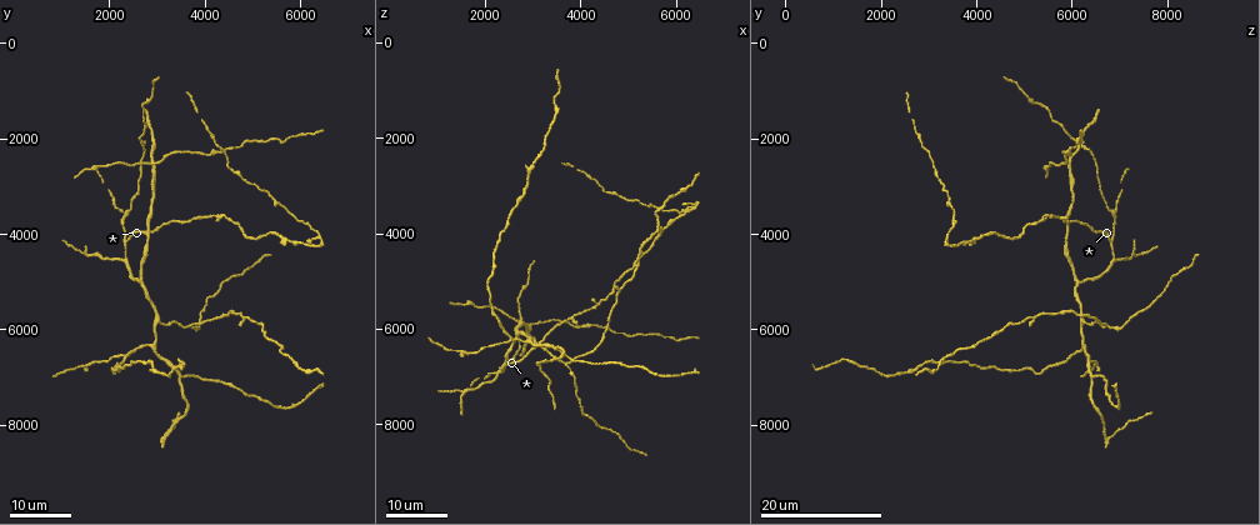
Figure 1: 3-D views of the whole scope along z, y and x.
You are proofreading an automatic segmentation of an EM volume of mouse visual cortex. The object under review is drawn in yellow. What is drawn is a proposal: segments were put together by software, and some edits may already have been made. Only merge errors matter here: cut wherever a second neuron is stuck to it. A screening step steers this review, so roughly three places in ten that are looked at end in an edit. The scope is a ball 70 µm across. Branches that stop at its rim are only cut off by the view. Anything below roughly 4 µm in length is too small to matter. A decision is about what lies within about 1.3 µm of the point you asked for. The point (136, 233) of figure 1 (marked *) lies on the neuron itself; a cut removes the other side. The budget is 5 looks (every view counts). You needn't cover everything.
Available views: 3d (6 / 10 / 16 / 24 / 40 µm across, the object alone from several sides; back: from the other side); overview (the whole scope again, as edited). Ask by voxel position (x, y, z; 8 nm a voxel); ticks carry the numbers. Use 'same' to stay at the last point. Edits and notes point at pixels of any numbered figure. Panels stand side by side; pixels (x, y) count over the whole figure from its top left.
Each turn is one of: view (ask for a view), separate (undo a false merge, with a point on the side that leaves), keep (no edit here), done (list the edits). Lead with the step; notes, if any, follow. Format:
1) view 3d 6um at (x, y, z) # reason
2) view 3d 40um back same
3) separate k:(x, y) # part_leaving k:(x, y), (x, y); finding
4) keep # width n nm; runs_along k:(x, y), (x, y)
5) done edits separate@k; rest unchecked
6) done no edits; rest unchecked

view 3d 16um at (4400, 3600, 5450) # three arms meet

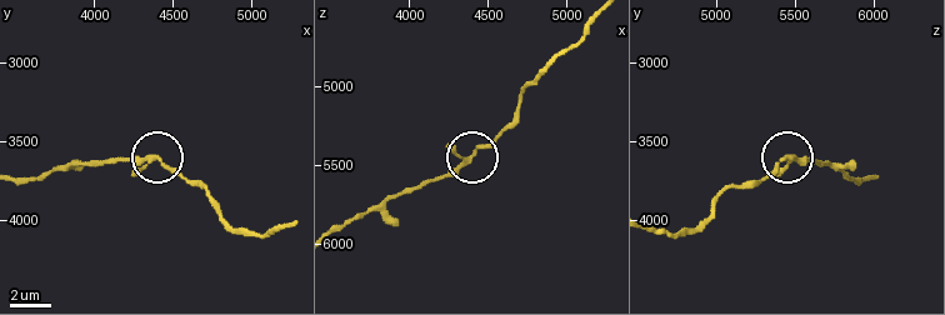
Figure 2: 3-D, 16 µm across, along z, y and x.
view 3d 6um at (4400, 3600, 5440)

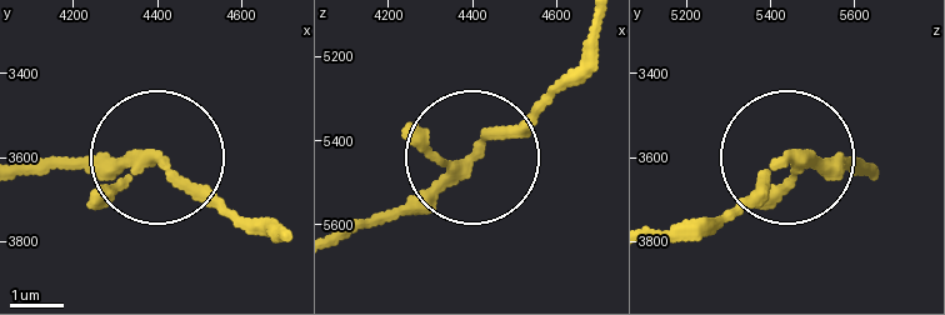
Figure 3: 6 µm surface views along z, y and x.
keep # arms 3; runs_along 3:(29, 175), (150, 163), (240, 225); all the same neuron

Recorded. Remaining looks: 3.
view 3d 16um at (6500, 4100, 3400) # three-way junction

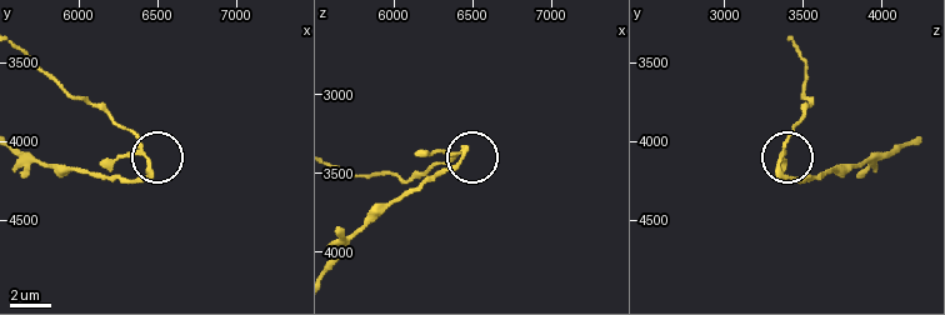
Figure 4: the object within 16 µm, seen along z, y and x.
view 3d 6um at (6440, 4100, 3340)

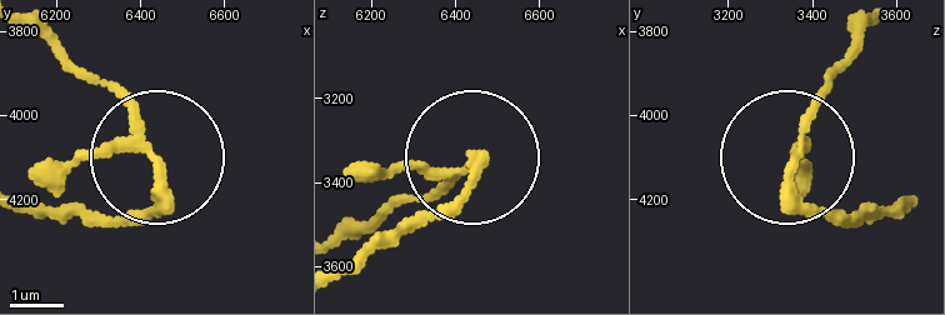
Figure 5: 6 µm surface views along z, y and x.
keep # runs_along 5:(908, 199), (845, 221), (795, 180), (809, 114), (840, 64); all the same neuron

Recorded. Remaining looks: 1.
done no edits; rest unchecked

